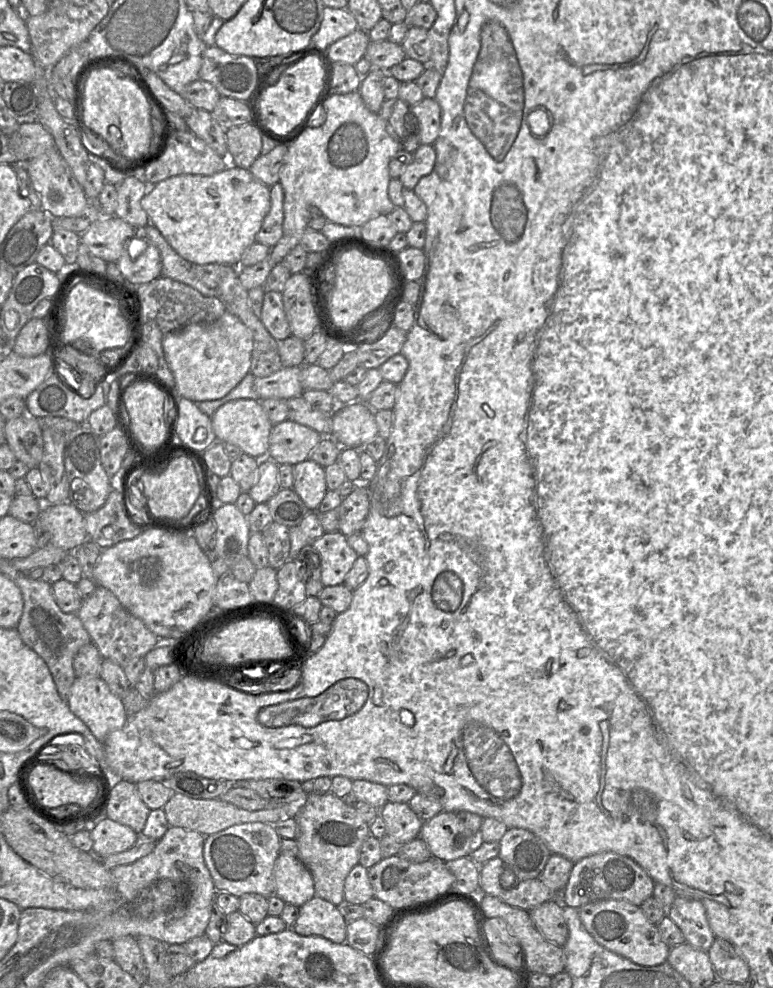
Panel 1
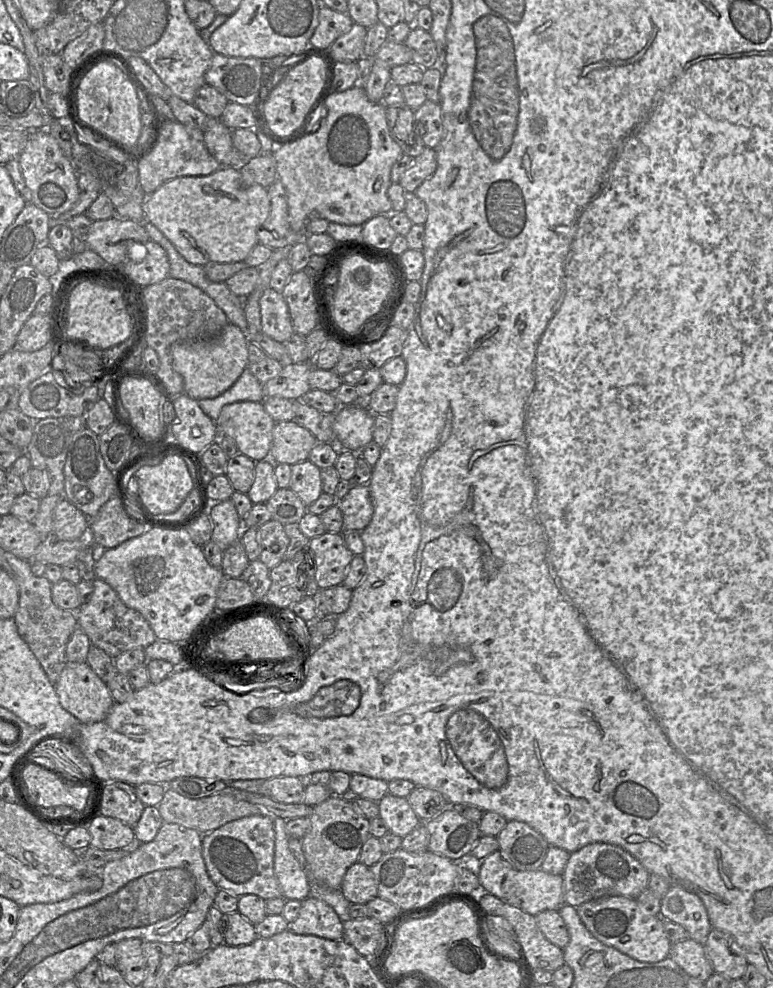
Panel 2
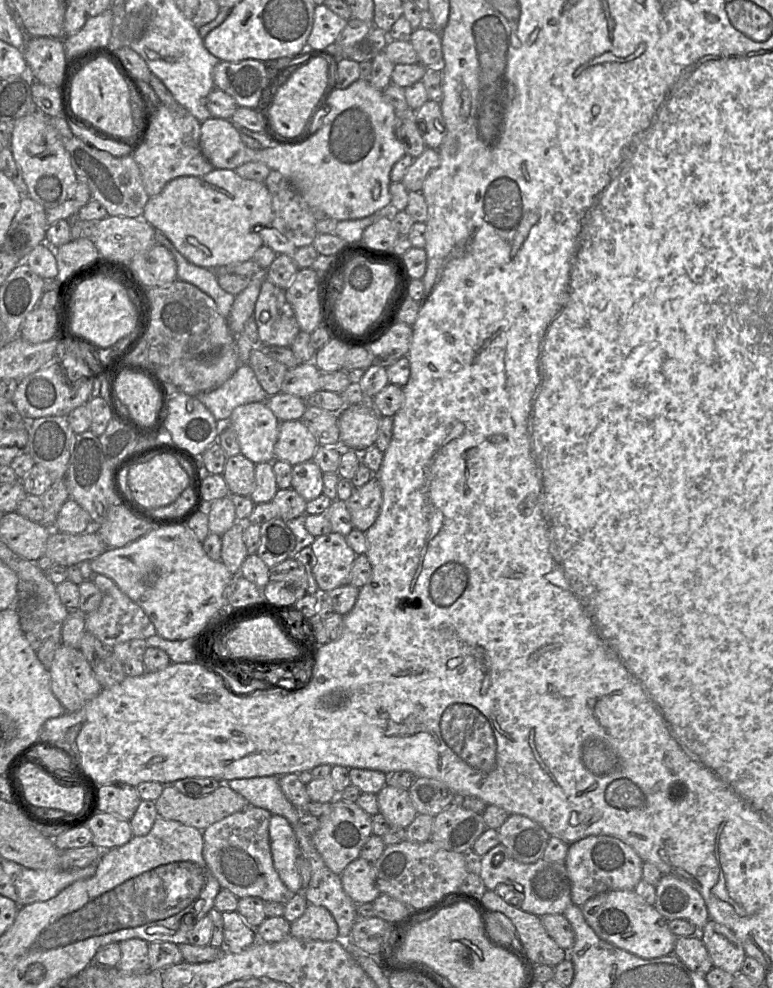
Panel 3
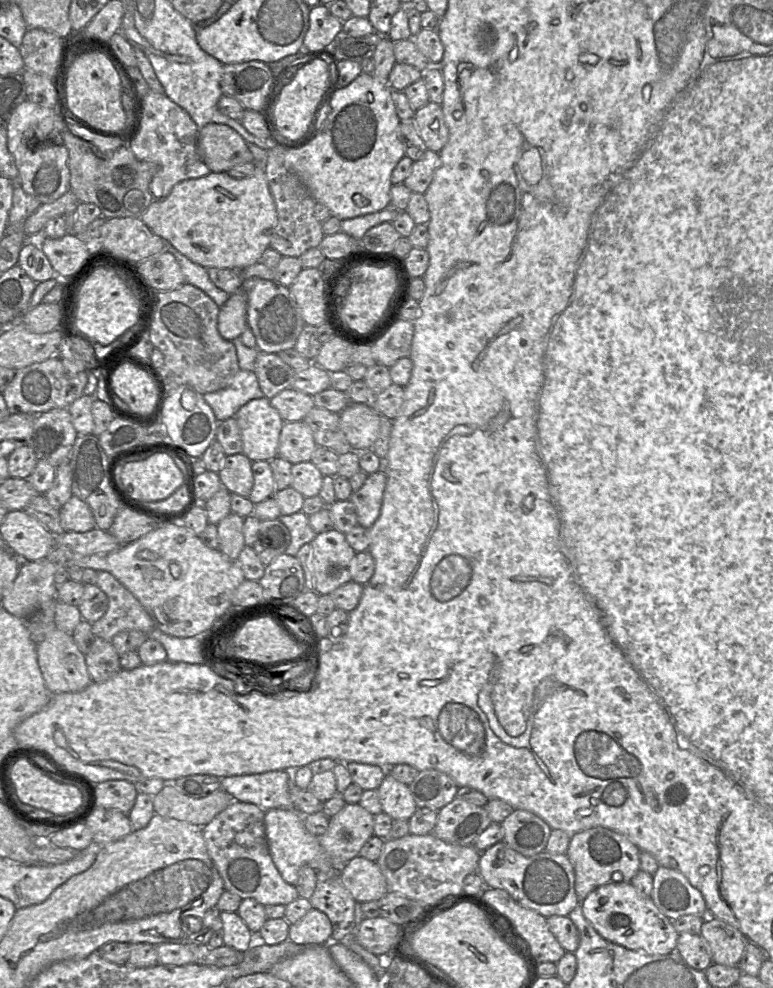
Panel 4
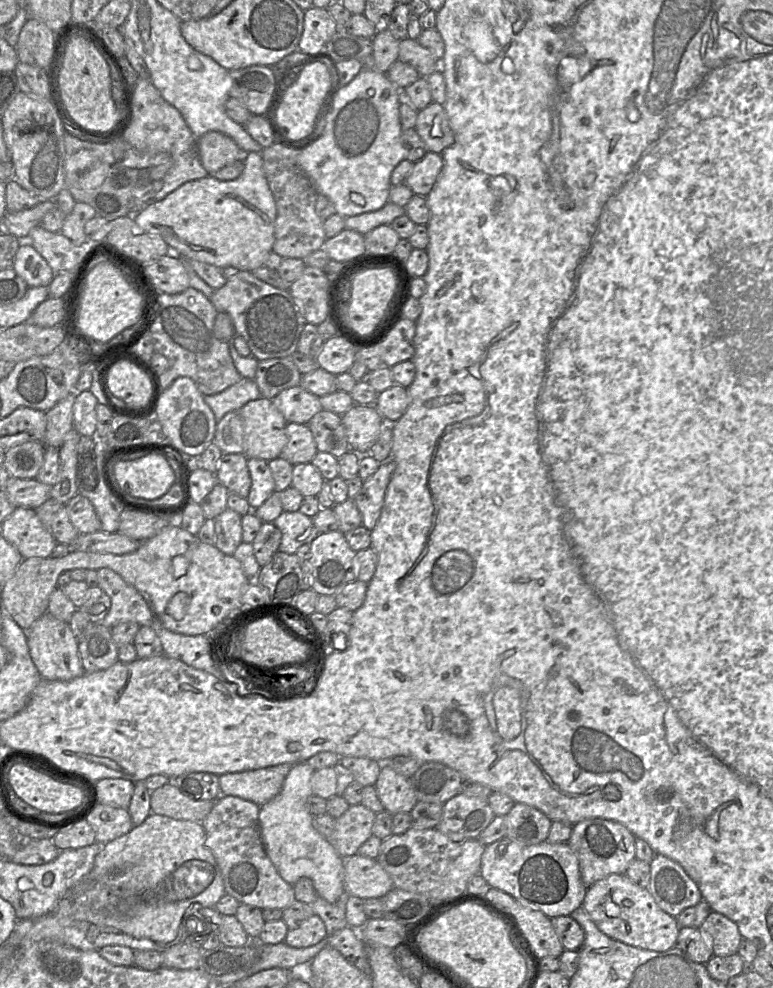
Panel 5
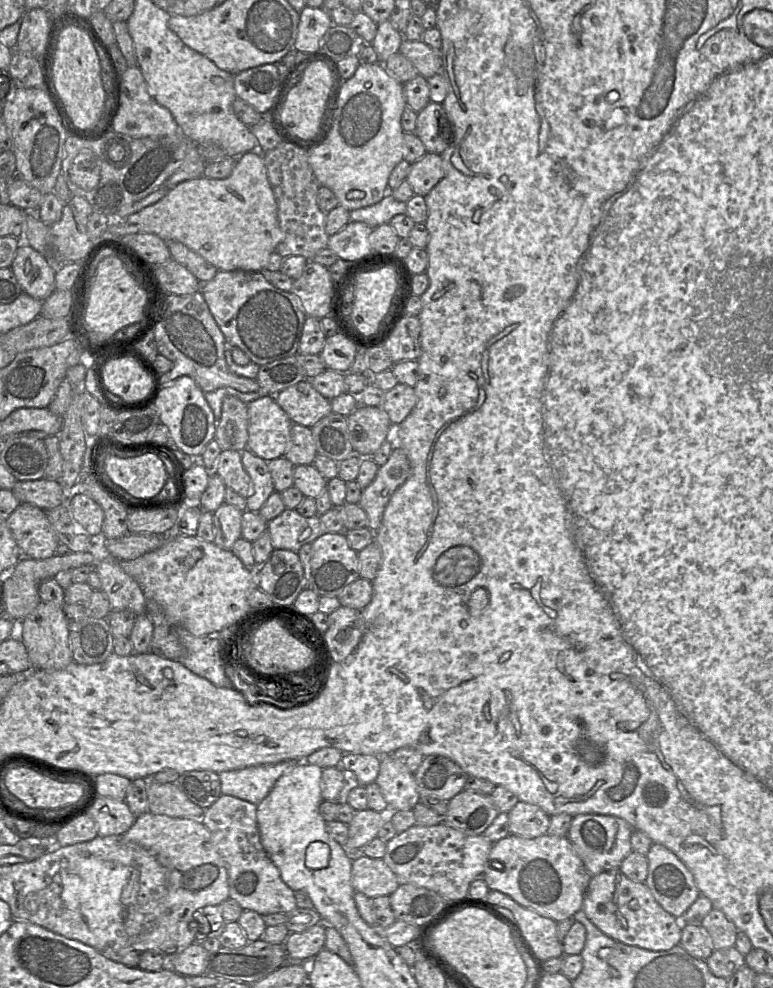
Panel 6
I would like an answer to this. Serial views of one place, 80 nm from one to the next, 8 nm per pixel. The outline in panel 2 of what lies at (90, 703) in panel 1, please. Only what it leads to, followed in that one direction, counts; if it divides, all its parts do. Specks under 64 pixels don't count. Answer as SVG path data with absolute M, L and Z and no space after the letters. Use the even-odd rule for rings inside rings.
M67 661L55 691L62 707L83 724L104 720L114 704L107 684L87 662Z

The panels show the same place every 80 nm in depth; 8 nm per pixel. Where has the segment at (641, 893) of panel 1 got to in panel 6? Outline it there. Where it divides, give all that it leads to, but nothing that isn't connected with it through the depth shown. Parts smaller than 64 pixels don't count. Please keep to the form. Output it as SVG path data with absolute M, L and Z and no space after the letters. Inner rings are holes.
M578 814L573 817L567 837L572 843L575 852L583 861L587 872L593 877L611 869L618 869L622 861L632 852L631 834L633 828L622 818L600 814Z

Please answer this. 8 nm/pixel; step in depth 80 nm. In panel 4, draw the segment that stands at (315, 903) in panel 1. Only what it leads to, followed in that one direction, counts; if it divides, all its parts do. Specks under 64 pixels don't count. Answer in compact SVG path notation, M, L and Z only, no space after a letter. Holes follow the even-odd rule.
M312 908L289 928L288 940L298 945L328 945L332 925L326 914Z

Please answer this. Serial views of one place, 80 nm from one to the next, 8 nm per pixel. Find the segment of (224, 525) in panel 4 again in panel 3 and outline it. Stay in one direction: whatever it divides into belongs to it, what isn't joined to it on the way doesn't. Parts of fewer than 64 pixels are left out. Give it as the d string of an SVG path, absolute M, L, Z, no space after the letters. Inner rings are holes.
M236 522L221 536L221 561L234 576L238 576L240 568L248 556L244 544L244 524Z

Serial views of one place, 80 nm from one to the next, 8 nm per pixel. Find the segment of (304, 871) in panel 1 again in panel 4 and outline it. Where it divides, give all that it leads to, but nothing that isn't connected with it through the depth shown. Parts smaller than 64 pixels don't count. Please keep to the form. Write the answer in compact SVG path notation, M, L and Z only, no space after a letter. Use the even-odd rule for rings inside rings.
M296 808L270 809L265 812L264 822L270 855L285 882L295 886L298 881L299 870L305 865L325 874L338 874L321 846L319 838L305 828L303 815Z

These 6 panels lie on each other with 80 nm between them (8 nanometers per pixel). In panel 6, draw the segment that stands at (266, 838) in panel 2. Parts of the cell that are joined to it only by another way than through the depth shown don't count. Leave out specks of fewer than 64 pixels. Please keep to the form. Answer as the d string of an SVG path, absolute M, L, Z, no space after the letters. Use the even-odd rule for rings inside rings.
M222 794L204 810L201 821L209 830L215 849L226 863L229 898L235 900L243 910L260 915L287 914L297 908L294 891L282 880L279 869L261 843L256 811L257 805Z

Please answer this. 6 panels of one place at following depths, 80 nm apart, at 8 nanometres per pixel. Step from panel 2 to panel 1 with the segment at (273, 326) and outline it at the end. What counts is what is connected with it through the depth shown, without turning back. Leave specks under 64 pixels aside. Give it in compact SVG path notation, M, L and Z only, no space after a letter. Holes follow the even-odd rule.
M265 291L260 320L277 341L281 341L291 335L281 292Z

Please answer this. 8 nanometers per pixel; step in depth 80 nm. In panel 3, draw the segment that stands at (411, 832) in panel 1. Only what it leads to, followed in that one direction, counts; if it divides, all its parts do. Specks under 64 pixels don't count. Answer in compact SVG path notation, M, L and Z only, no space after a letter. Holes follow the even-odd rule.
M386 784L378 793L380 813L392 826L408 827L418 814L409 791Z

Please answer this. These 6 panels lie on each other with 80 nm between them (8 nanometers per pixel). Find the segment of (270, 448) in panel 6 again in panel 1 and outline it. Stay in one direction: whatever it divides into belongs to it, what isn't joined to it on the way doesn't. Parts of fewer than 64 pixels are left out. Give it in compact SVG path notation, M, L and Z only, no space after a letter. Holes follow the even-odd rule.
M236 399L219 407L211 417L216 439L239 447L243 453L257 460L263 460L268 454L269 435L273 424L268 419L261 401L258 399Z

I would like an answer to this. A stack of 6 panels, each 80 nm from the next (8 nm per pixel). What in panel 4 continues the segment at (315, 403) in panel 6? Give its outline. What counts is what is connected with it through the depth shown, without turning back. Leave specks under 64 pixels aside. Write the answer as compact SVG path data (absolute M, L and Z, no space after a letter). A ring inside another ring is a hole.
M292 387L286 388L272 397L270 404L278 411L284 422L302 421L314 407L311 395Z

